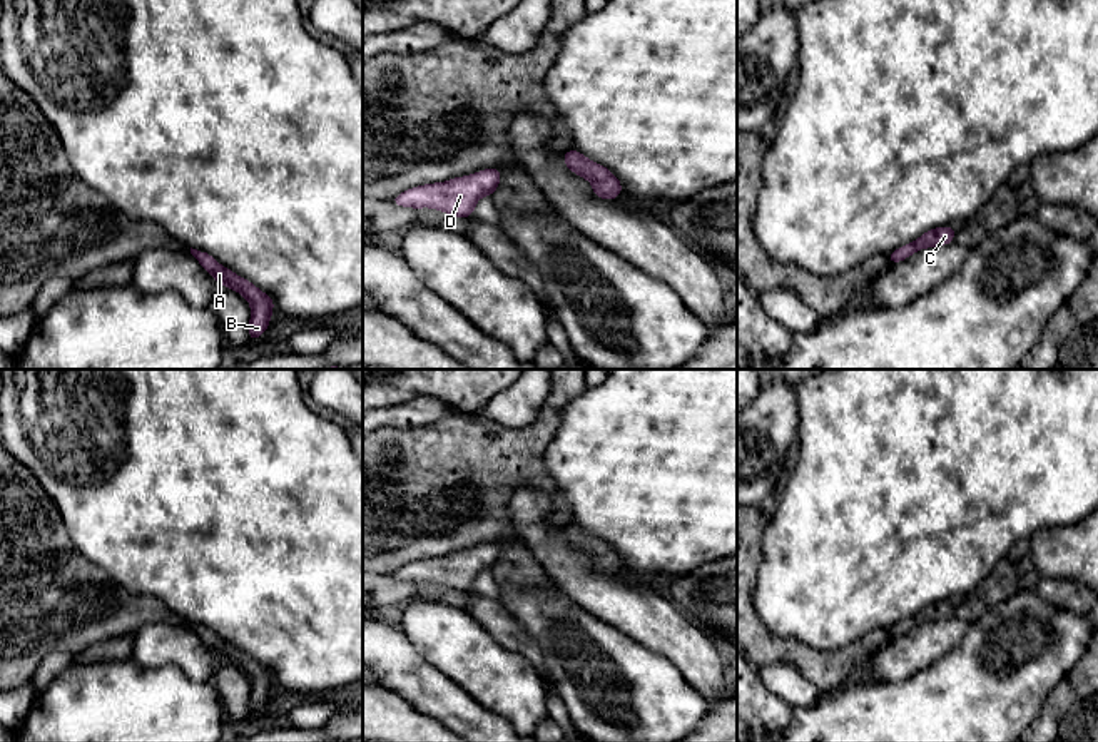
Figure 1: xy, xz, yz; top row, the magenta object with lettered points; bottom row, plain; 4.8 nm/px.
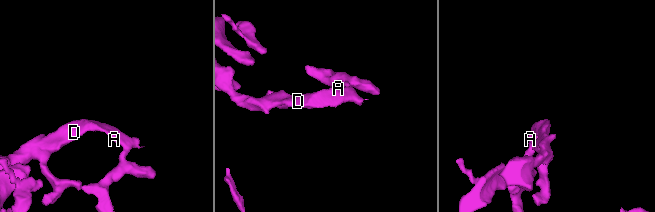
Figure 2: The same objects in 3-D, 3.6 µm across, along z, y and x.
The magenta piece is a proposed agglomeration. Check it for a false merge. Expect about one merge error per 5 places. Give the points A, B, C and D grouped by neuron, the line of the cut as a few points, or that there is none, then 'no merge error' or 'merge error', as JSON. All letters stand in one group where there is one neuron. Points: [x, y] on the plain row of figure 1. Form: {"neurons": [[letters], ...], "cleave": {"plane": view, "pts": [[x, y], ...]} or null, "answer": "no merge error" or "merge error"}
{"neurons": [["A", "B", "C", "D"]], "cleave": null, "answer": "no merge error"}

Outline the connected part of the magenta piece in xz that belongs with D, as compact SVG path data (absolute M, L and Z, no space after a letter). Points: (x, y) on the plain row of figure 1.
M496 541L480 545L473 550L455 551L448 556L424 558L408 563L389 577L403 582L433 582L456 592L473 590L480 572L495 568L501 555Z

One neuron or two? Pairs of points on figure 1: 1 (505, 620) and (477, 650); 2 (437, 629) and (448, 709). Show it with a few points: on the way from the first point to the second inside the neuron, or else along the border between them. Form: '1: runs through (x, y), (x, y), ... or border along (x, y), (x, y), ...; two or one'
1: border along (462, 609), (497, 642), (517, 650), (523, 657); two
2: border along (415, 649), (475, 699); two

